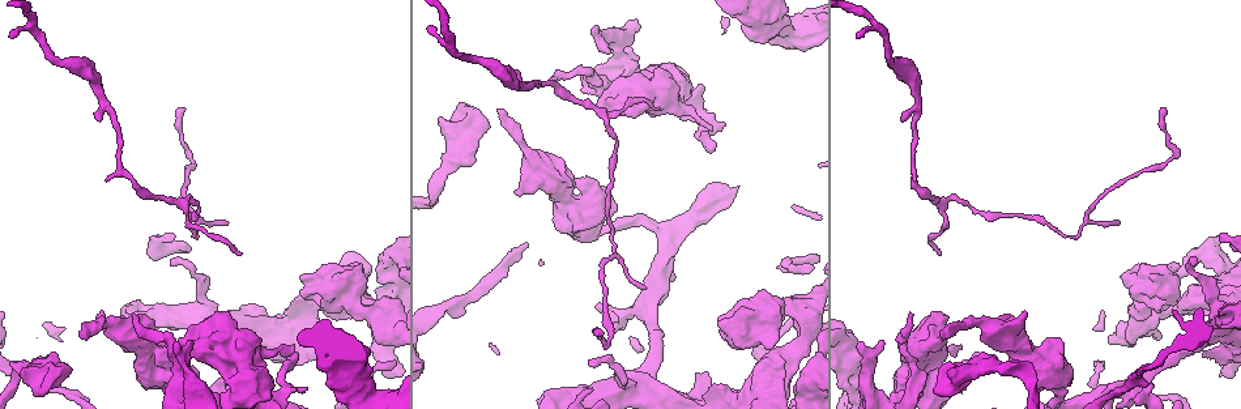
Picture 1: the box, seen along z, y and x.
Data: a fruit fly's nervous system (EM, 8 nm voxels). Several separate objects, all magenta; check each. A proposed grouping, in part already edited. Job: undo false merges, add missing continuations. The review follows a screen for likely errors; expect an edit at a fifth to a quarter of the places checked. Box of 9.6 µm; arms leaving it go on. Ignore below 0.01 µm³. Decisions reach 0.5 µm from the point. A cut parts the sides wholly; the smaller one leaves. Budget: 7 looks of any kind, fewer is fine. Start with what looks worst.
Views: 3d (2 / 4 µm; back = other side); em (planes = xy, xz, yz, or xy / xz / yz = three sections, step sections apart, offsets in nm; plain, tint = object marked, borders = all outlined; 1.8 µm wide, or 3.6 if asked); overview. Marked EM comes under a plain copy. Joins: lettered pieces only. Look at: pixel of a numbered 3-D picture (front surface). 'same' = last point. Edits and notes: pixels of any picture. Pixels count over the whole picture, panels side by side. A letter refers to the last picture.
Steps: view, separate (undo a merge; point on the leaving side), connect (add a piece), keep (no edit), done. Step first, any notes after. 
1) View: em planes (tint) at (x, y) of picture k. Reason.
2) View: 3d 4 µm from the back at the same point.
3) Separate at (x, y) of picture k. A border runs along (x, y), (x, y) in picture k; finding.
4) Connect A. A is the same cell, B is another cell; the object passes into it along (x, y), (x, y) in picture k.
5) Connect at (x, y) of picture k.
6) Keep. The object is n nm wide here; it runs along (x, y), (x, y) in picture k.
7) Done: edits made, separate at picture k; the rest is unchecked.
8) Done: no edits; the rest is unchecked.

View: em xz step 16 (tint) at (1218, 236) of picture 1. An open end.

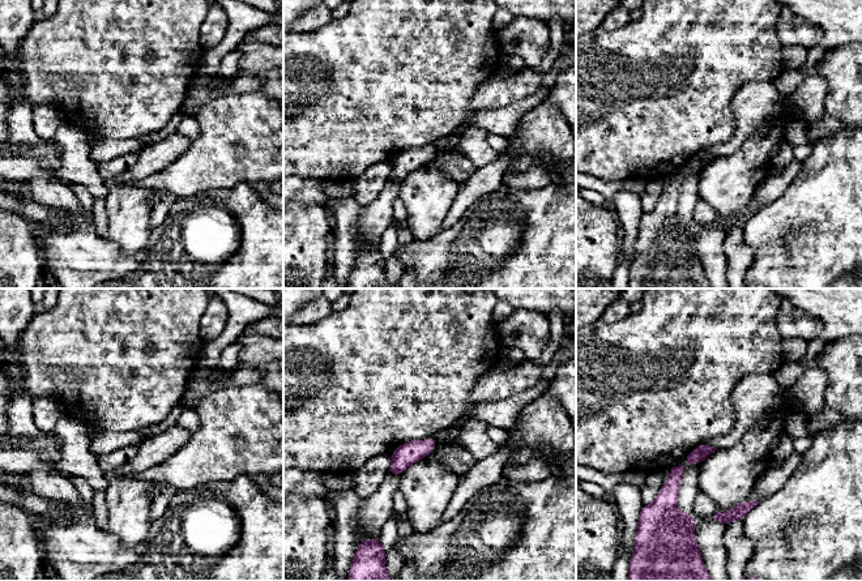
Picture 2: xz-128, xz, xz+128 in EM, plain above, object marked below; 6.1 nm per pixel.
View: em planes (borders) at the same point. Cut it another way.

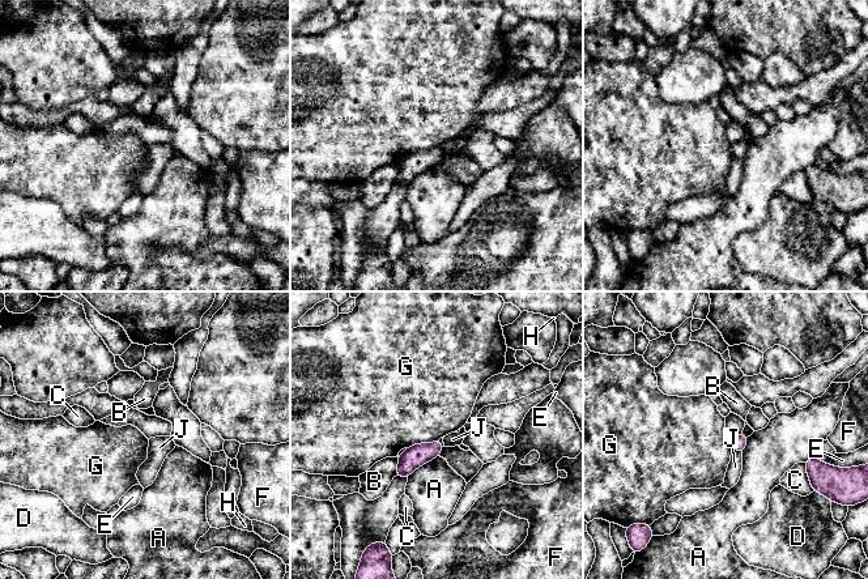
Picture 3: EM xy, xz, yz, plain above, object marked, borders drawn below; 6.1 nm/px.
Keep. The object is 90 nm wide here; A, B, C, D, E, F, G, H and J are other cells; a border runs along (438, 439), (413, 443), (405, 448) in picture 3; none of them fits.

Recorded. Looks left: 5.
View: 3d 2 µm at (173, 200) of picture 1. Three arms meet.

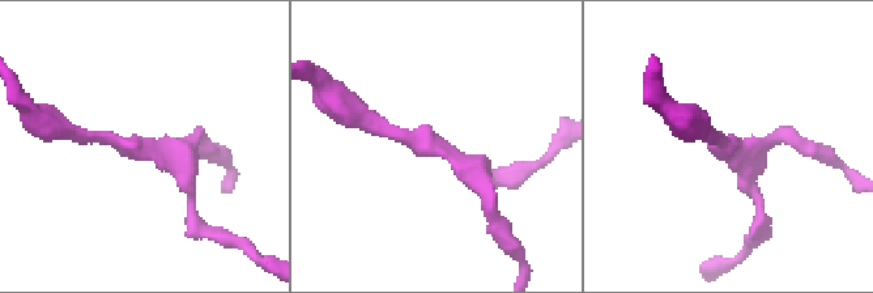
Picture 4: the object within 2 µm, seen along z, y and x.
View: em xy step 8 (tint) at (430, 140) of picture 4. 3 arms meet here.

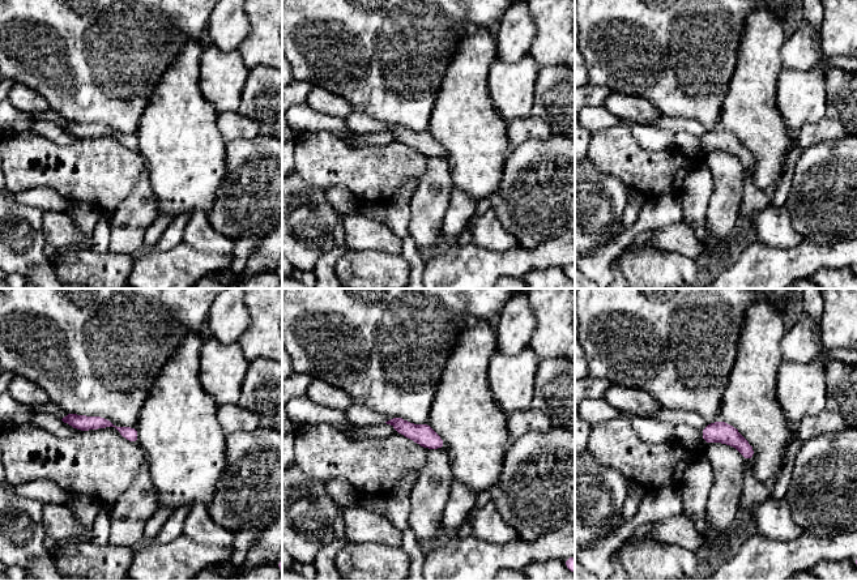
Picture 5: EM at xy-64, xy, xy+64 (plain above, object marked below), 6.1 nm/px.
View: em xz step 4 (borders) at the same point. Cut it another way.

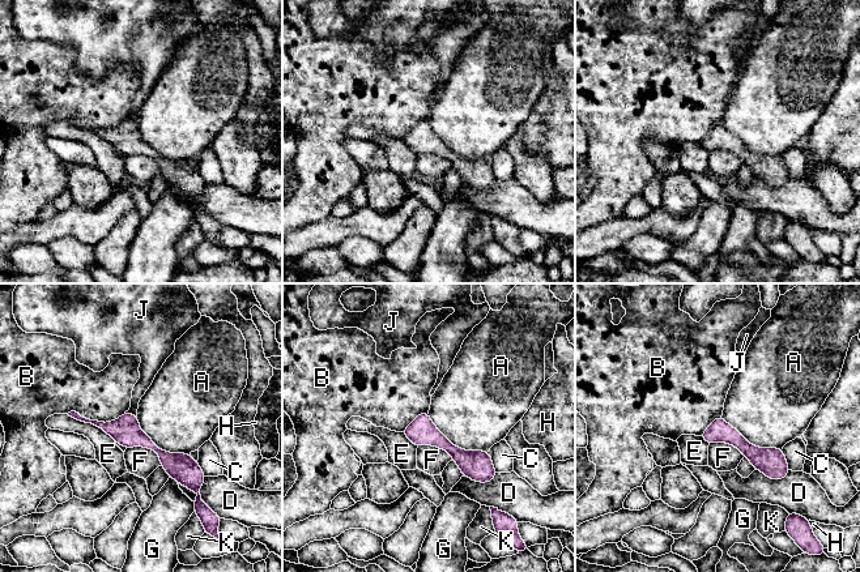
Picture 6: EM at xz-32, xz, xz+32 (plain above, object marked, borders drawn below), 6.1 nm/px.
Keep. A, B, C, D, E, F, G, H, J and K are other cells; it runs along (103, 426), (147, 442), (195, 481) in picture 6; continuous, no second neuron.

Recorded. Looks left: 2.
View: em yz step 4 (borders) at (620, 80) of picture 1. Stops while still wide.

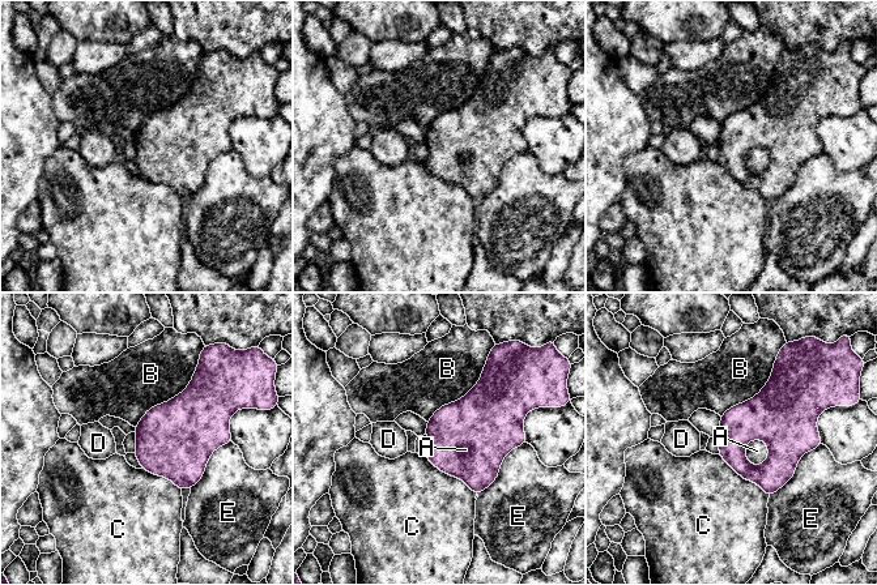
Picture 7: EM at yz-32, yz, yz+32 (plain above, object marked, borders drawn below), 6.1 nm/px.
Keep. A, B, C, D and E are other cells; a border runs along (762, 439), (767, 457), (753, 466) in picture 7; none of them fits.

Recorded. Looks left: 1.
Done: no edits; the rest is unchecked.

